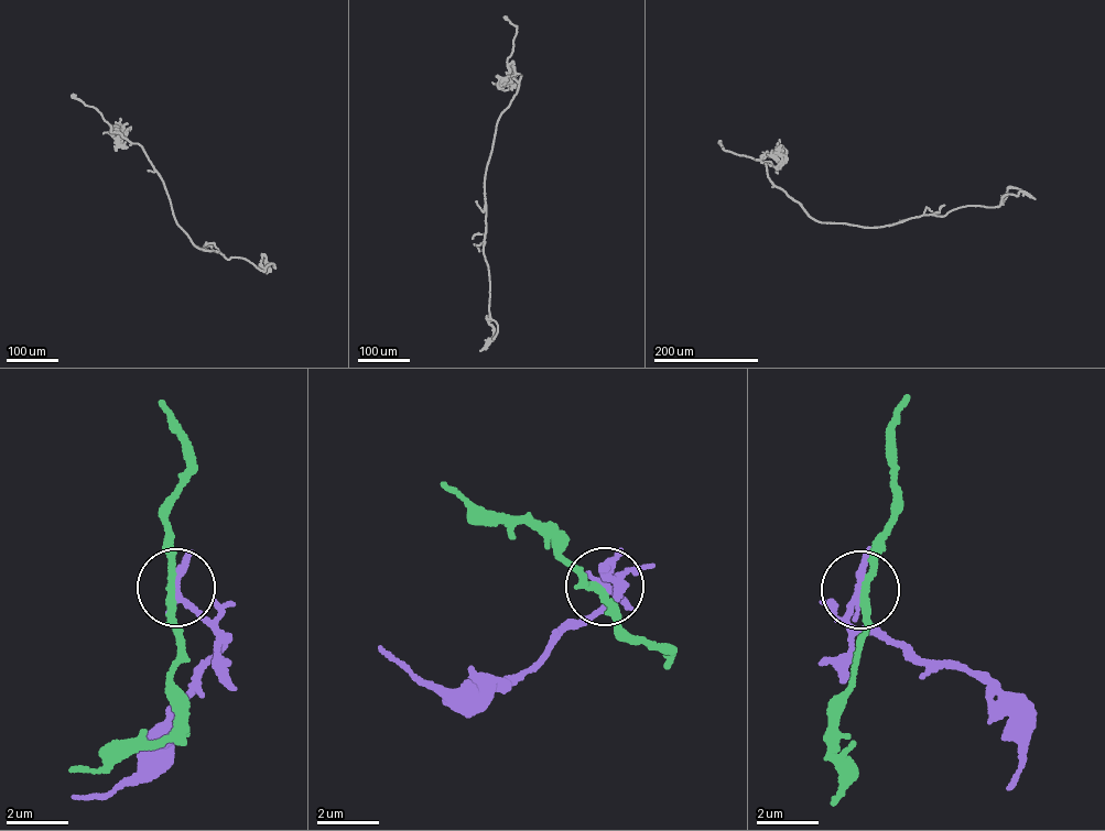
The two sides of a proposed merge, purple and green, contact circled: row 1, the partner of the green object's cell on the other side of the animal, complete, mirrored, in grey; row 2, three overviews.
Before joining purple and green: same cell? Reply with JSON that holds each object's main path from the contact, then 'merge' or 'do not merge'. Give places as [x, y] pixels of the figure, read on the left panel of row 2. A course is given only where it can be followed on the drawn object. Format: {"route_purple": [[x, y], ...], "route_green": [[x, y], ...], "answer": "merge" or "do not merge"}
{"route_purple": [[175, 586], [220, 640], [187, 682], [156, 751], [136, 776], [73, 794]], "route_green": [[175, 586], [168, 696], [182, 724], [69, 767]], "answer": "do not merge"}

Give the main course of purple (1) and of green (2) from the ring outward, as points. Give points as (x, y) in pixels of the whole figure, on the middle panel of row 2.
1: (604, 589), (613, 577), (613, 596), (540, 659), (466, 691), (434, 689), (381, 644)
2: (604, 589), (549, 548), (549, 540), (444, 480)

